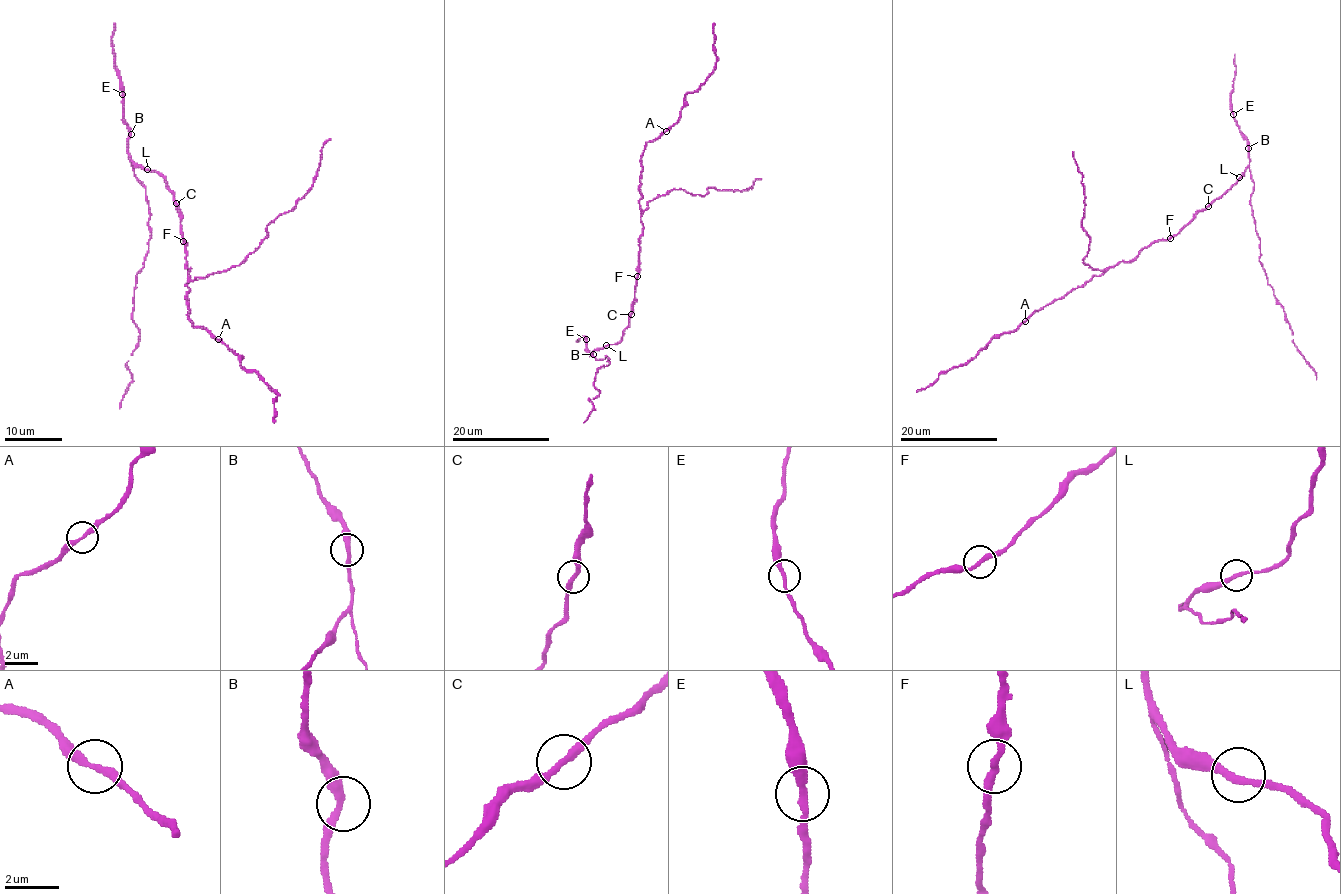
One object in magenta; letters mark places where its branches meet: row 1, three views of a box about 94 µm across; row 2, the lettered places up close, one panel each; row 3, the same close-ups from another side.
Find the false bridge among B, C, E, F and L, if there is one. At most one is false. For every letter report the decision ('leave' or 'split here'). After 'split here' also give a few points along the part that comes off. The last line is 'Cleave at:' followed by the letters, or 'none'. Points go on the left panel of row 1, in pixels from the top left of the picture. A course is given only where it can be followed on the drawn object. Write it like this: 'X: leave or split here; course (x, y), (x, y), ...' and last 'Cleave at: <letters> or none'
B: leave
C: leave
E: leave
F: leave
L: leave
Cleave at: none

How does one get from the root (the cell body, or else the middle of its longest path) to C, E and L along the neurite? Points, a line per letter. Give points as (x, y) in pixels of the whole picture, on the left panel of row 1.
C: (182, 226), (176, 203)
E: (182, 226), (179, 206), (166, 179), (140, 167), (128, 153), (130, 127), (124, 118), (122, 94)
L: (182, 226), (179, 206), (166, 179), (147, 169)

